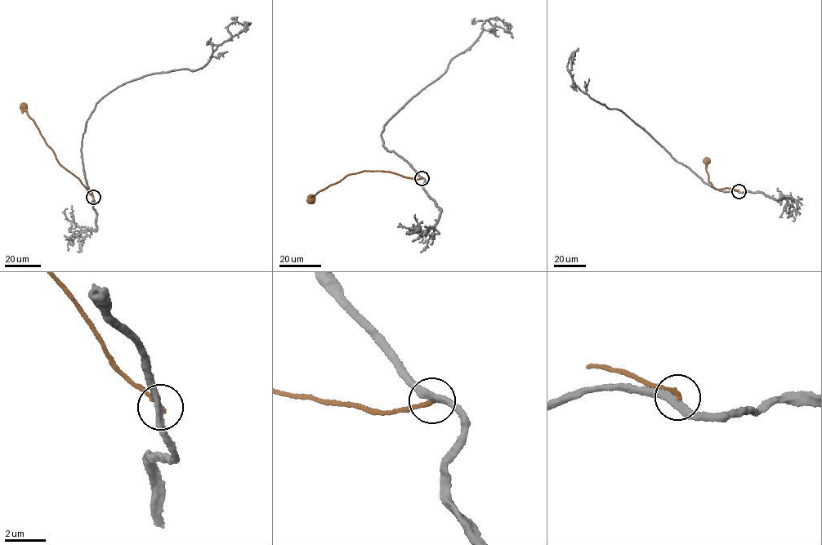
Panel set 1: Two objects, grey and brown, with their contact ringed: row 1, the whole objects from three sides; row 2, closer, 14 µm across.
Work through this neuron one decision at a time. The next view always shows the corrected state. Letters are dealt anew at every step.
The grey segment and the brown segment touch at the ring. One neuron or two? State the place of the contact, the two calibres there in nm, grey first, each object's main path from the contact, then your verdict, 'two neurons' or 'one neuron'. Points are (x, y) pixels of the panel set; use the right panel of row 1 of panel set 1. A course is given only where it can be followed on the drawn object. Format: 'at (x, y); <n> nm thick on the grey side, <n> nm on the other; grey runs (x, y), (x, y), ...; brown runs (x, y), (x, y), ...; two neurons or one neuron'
at (739, 191); 320 nm thick on the grey side, 240 nm on the other; grey runs (738, 190), (716, 189), (703, 181), (623, 112), (609, 109), (578, 89), (567, 67), (578, 48); brown runs (738, 190), (713, 187), (708, 180), (707, 161); two neurons

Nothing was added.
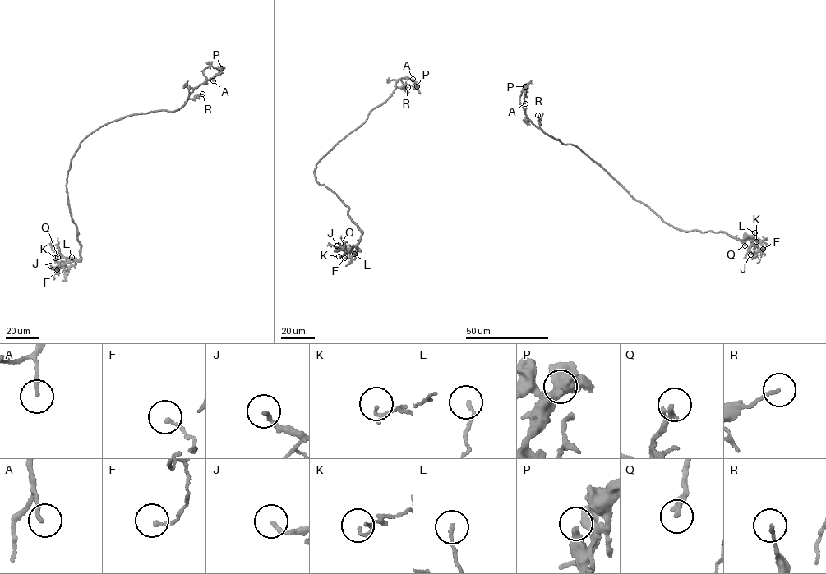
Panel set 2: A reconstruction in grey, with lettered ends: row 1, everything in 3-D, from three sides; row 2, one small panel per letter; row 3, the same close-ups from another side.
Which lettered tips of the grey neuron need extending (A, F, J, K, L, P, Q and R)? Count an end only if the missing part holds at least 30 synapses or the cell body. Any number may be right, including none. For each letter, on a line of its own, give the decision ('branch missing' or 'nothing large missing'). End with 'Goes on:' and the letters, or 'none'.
A: nothing large missing
F: nothing large missing
J: branch missing
K: nothing large missing
L: nothing large missing
P: nothing large missing
Q: branch missing
R: nothing large missing
Goes on: J, Q

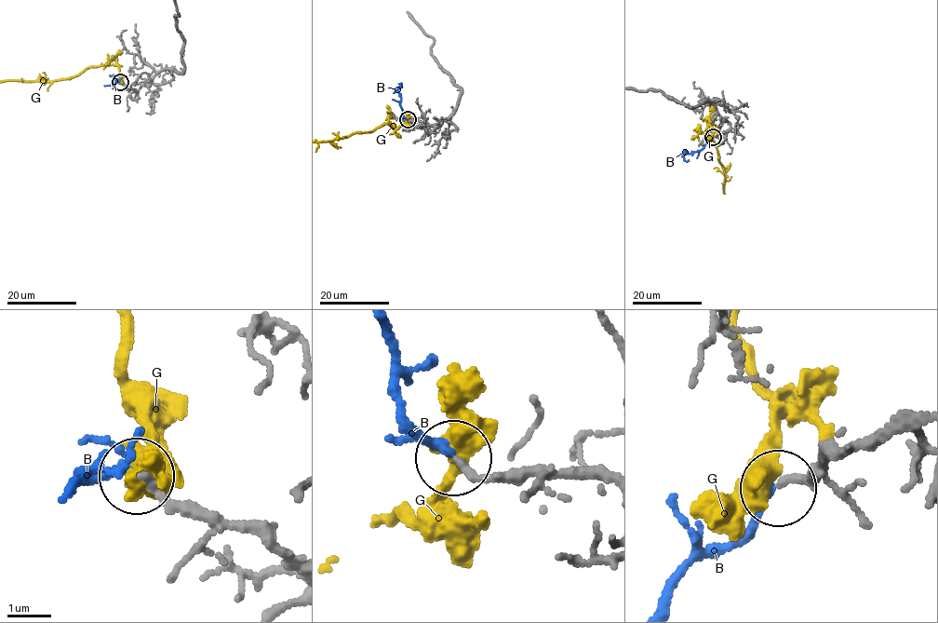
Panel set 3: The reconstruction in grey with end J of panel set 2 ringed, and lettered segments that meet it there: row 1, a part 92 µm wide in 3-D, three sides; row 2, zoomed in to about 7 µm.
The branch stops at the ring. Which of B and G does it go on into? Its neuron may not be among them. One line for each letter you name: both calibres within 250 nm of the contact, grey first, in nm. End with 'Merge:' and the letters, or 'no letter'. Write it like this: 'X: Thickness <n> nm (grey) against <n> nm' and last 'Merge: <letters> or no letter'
B: Thickness 180 nm (grey) against 160 nm
Merge: B

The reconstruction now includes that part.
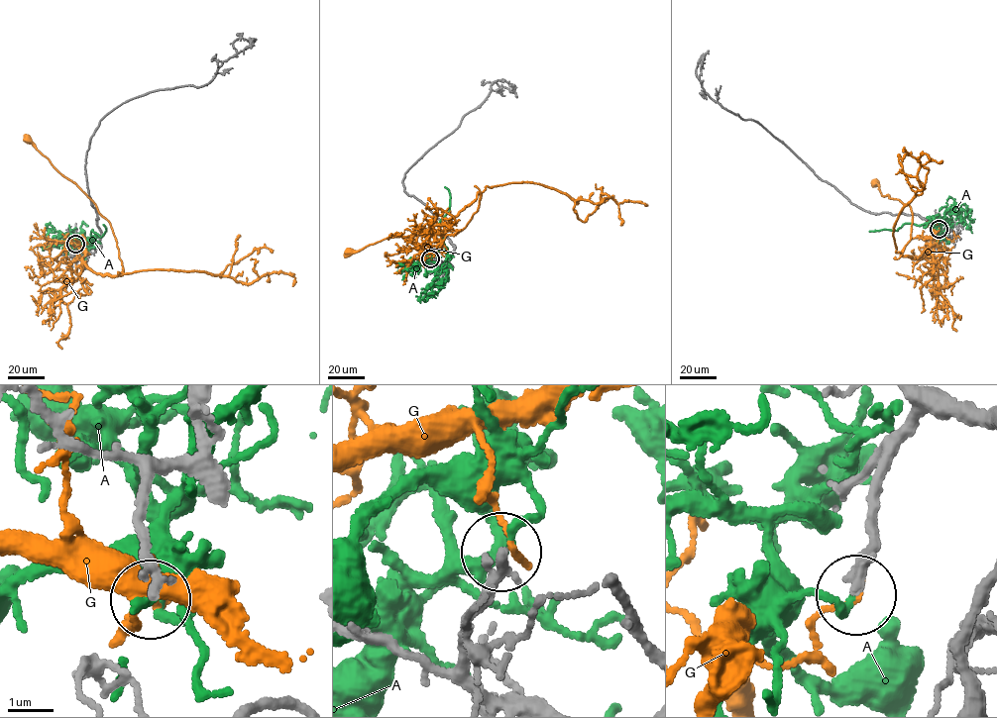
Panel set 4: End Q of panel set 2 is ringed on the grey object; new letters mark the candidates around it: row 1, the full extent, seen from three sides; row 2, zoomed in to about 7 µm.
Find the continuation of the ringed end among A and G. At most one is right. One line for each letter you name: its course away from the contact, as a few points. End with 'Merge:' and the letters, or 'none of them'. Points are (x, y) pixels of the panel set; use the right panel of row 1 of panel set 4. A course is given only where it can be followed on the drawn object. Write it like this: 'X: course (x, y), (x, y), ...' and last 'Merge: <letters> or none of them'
Merge: none of them

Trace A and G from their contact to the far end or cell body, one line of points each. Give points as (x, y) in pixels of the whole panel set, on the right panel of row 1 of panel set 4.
A: (939, 229), (929, 221), (924, 227), (927, 217), (949, 219), (949, 213), (963, 210), (972, 233)
G: (939, 229), (932, 232), (930, 247), (922, 256), (903, 256), (910, 240), (910, 206), (882, 195), (876, 182)

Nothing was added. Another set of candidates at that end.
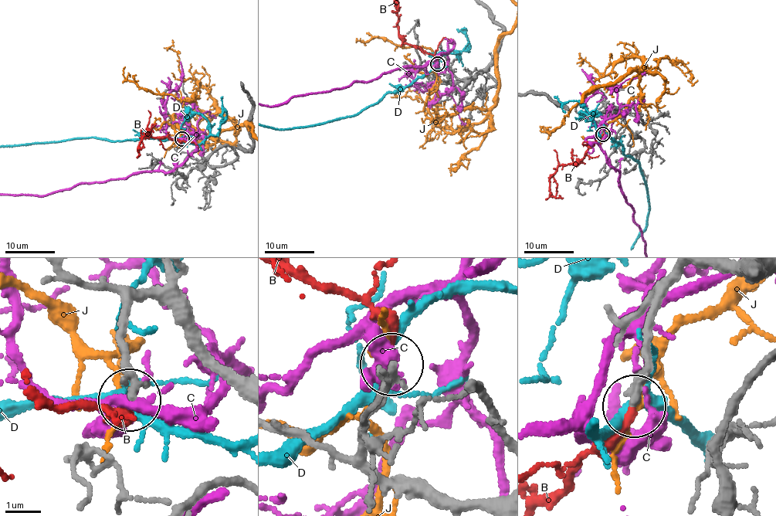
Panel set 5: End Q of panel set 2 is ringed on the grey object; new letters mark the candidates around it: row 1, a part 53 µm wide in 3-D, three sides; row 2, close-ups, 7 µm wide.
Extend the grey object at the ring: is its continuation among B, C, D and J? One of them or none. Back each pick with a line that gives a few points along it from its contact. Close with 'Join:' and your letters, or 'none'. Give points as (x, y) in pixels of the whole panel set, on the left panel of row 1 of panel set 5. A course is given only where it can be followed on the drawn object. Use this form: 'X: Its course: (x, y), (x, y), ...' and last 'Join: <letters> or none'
B: Its course: (181, 138), (178, 140), (152, 137), (147, 132), (147, 128), (141, 139), (144, 147), (139, 149), (137, 157)
Join: B

